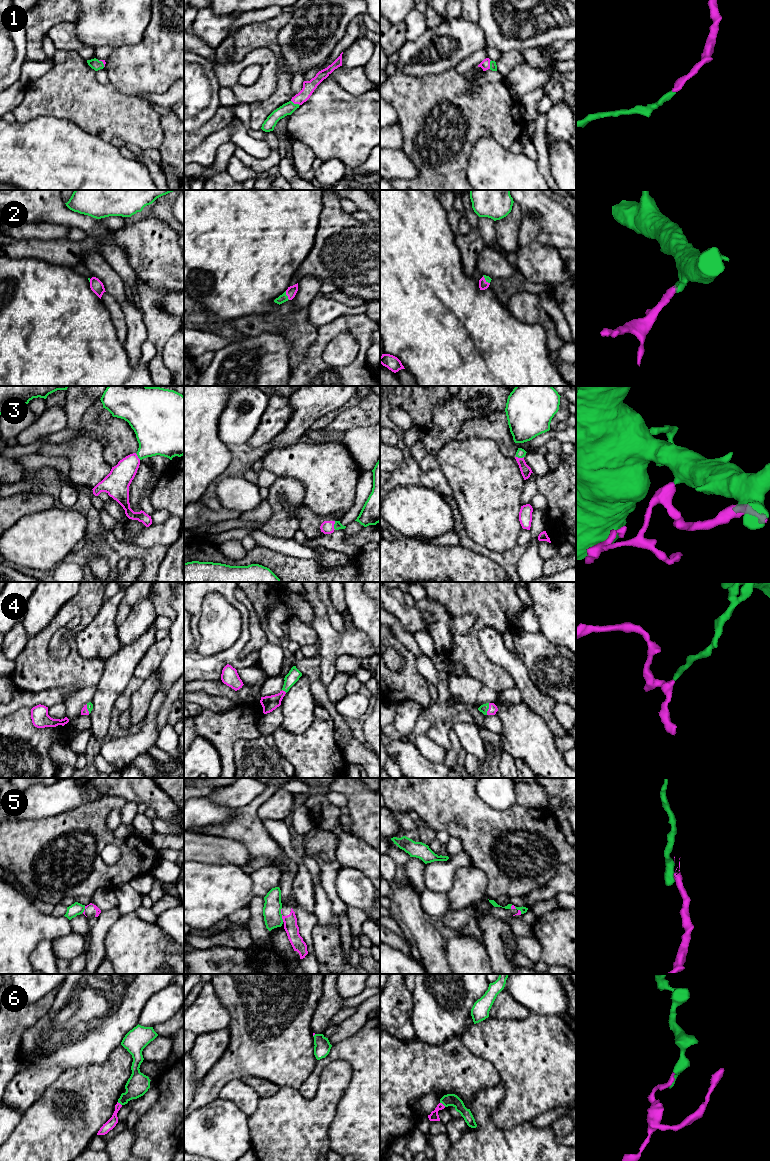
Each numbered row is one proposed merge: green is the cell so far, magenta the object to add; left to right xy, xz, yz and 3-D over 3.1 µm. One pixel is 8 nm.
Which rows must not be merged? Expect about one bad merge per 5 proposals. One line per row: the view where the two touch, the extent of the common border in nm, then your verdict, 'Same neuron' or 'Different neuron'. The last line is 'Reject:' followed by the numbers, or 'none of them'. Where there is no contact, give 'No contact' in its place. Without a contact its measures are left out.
1: Touches green in xz. Shared border 80 nm. Same neuron
2: Touches green in xz. Shared border 80 nm. Same neuron
3: Touches green in xz. Shared border 70 nm. Same neuron
4: Touches green in yz. Shared border 100 nm. Same neuron
5: Touches green in xz. Shared border 110 nm. Different neuron
6: Touches green in yz. Shared border 60 nm. Same neuron
Reject: 5

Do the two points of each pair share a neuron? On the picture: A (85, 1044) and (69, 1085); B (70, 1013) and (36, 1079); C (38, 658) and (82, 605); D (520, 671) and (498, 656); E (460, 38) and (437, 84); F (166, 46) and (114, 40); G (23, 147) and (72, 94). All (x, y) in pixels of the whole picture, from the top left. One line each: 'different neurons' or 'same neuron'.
A: different neurons
B: different neurons
C: same neuron
D: same neuron
E: different neurons
F: different neurons
G: different neurons

